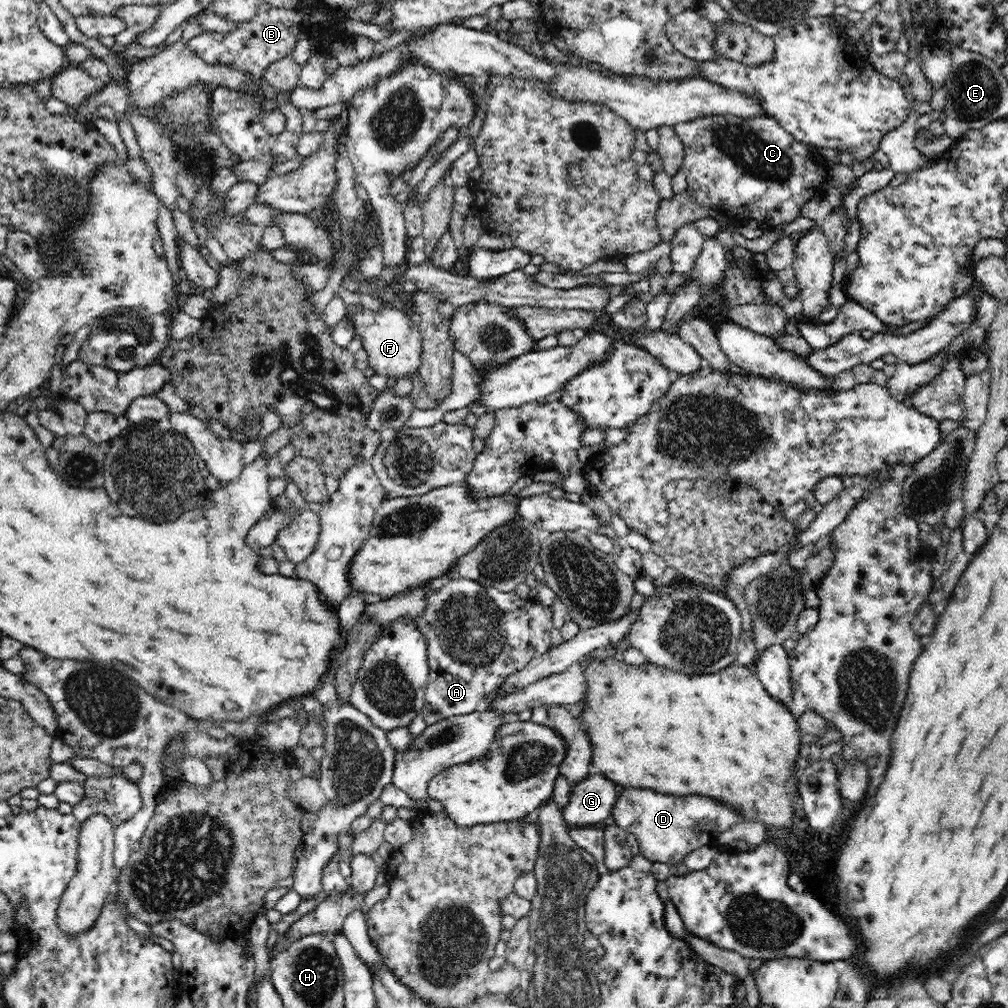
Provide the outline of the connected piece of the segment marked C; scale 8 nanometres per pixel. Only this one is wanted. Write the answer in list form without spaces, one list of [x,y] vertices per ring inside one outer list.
[[[730,114],[701,116],[673,126],[684,147],[684,164],[681,166],[689,188],[696,202],[731,221],[747,218],[759,223],[768,218],[768,226],[788,224],[800,216],[801,206],[811,198],[825,196],[828,179],[825,158],[822,158],[811,145],[796,140],[771,116],[741,119]]]

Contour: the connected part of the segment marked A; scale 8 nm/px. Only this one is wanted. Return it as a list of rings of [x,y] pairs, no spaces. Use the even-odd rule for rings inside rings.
[[[470,577],[448,580],[425,594],[425,608],[413,618],[416,628],[427,640],[429,677],[425,686],[425,705],[420,717],[425,724],[438,723],[454,715],[467,715],[480,710],[480,702],[494,692],[505,678],[522,670],[533,658],[544,654],[552,644],[552,612],[534,600],[522,600],[514,591],[502,592],[492,585],[478,584]]]

